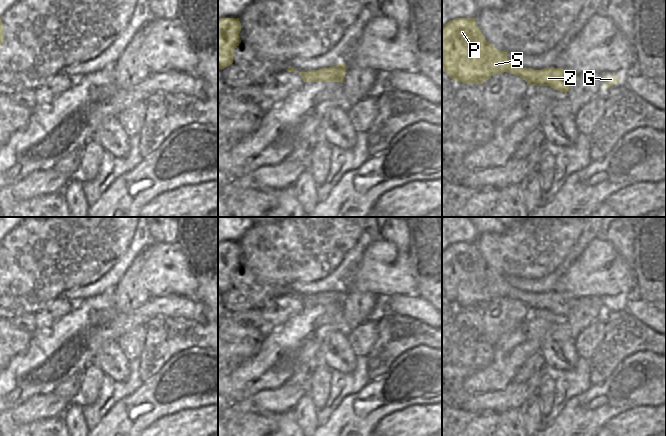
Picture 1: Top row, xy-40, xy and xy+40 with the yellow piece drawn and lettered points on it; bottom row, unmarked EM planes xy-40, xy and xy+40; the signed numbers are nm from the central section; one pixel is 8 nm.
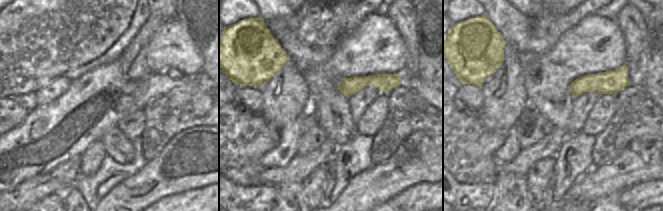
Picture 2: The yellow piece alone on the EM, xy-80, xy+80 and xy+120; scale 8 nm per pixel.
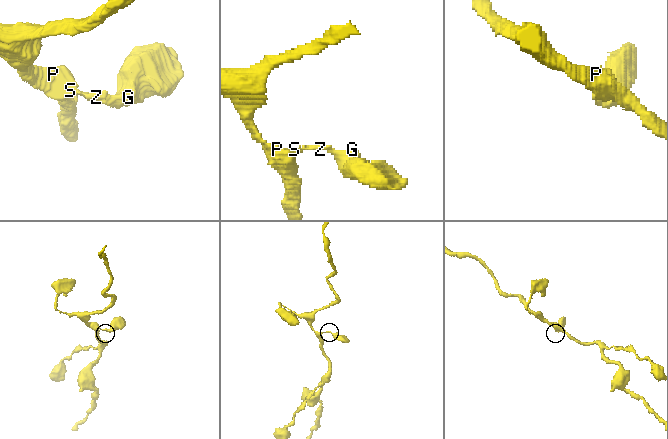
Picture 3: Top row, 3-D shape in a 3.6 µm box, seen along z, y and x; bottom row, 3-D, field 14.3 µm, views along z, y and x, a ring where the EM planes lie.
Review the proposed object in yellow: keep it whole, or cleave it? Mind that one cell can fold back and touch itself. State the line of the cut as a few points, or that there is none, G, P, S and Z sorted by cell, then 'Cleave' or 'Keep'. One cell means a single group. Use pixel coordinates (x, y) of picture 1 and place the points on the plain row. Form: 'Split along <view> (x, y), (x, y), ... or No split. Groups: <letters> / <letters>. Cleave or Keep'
No split. Groups: G P S Z. Keep

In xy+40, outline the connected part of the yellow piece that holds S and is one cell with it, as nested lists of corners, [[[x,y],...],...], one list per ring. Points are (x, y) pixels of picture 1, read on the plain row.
[[[456,242],[442,251],[442,294],[451,303],[463,308],[482,308],[494,298],[508,296],[520,300],[529,310],[550,310],[567,317],[577,298],[562,292],[534,294],[522,292],[509,285],[507,276],[494,272],[484,261],[475,242]]]

